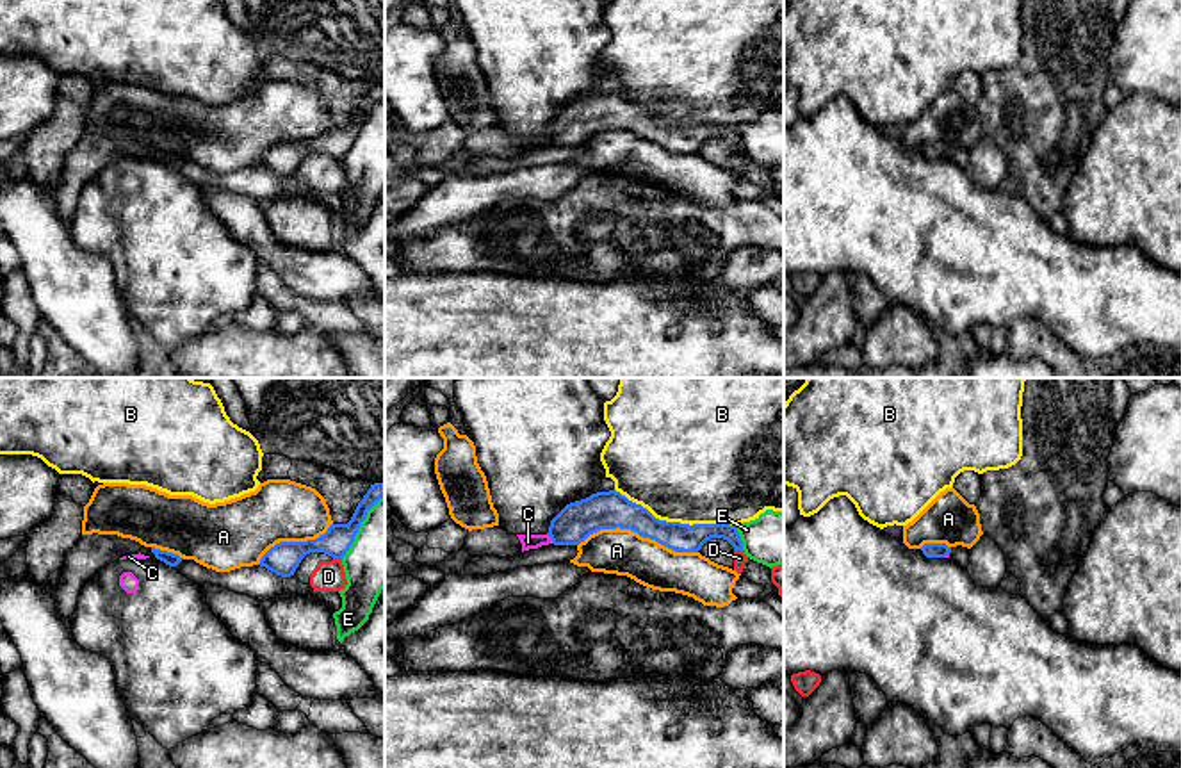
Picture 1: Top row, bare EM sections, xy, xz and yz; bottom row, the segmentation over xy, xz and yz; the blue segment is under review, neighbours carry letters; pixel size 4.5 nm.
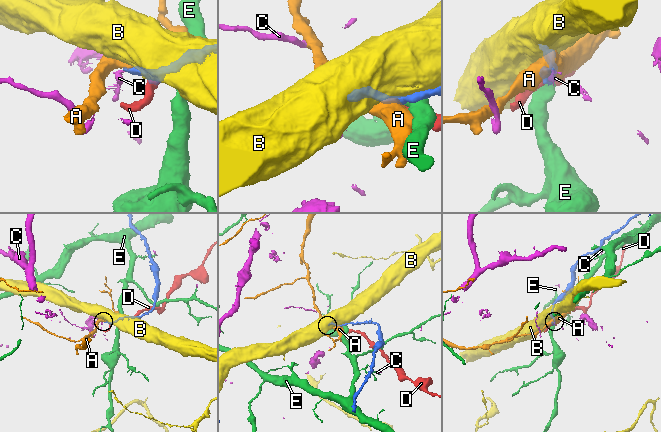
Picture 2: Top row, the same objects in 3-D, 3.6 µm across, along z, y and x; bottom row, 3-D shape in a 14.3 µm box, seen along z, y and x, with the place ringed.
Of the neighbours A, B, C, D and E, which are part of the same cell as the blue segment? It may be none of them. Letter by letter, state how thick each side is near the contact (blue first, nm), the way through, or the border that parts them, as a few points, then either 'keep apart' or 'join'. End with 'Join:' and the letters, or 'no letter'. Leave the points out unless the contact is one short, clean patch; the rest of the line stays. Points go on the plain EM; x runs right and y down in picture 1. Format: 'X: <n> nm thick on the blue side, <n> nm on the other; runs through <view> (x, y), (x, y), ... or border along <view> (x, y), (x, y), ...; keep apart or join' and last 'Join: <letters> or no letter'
A: 180 nm thick on the blue side, 200 nm on the other; keep apart
B: 140 nm thick on the blue side, 480 nm on the other; keep apart
C: 170 nm thick on the blue side, 70 nm on the other; border along xz (547, 134), (553, 143); keep apart
D: 150 nm thick on the blue side, 140 nm on the other; keep apart
E: 130 nm thick on the blue side, 240 nm on the other; border along xz (734, 127), (743, 150); keep apart
Join: no letter

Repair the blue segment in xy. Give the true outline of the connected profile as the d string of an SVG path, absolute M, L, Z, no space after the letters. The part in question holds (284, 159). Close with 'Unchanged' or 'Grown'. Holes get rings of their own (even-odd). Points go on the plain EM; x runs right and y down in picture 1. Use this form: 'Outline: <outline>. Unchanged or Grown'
Outline: M374 84L358 103L347 125L331 125L324 135L306 143L280 143L260 160L260 167L281 178L294 176L301 160L310 153L324 153L333 160L342 160L354 143L354 137L367 118L367 112L385 98L385 86Z. Unchanged

